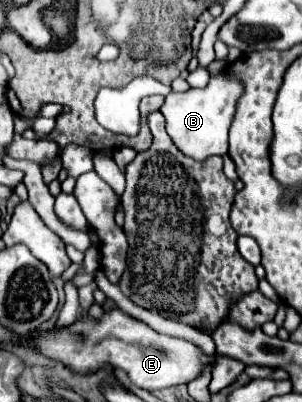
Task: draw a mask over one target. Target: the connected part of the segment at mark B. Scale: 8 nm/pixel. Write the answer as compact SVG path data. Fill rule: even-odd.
M223 69L221 75L211 77L205 89L189 89L185 93L169 93L165 103L161 105L161 113L167 121L167 133L181 149L183 155L193 157L195 161L205 161L211 155L227 153L227 131L233 121L233 109L237 105L237 97L241 95L241 83L227 75Z

